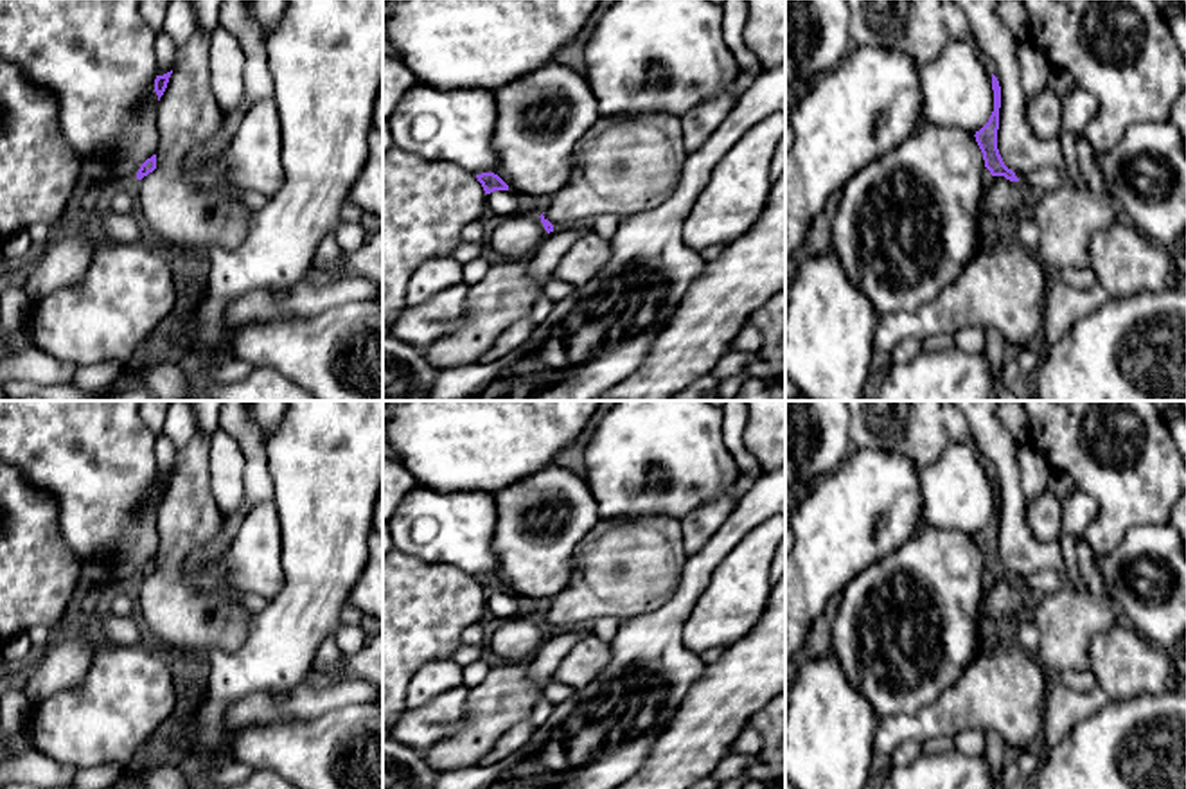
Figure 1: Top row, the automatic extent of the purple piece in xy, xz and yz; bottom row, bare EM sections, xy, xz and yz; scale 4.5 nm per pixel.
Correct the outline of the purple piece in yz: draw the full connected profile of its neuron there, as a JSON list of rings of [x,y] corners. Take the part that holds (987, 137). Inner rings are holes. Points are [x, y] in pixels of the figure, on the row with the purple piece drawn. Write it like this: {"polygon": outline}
{"polygon": [[[992,74],[992,90],[994,90],[994,111],[988,122],[979,131],[976,131],[974,137],[983,153],[985,167],[990,171],[990,174],[1005,176],[1010,182],[1019,182],[1015,173],[1005,165],[997,149],[1001,86],[994,74]]]}

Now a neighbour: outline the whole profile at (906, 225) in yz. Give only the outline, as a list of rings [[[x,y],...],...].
[[[918,124],[900,146],[848,180],[832,219],[830,244],[850,282],[872,300],[879,316],[918,309],[936,298],[963,271],[981,239],[983,191],[985,160],[976,137],[960,128],[931,124]]]

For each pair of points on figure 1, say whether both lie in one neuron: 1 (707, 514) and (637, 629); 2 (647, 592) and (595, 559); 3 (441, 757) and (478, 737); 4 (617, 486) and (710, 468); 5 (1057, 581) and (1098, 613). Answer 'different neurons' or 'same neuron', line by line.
1: different neurons
2: same neuron
3: same neuron
4: same neuron
5: different neurons

